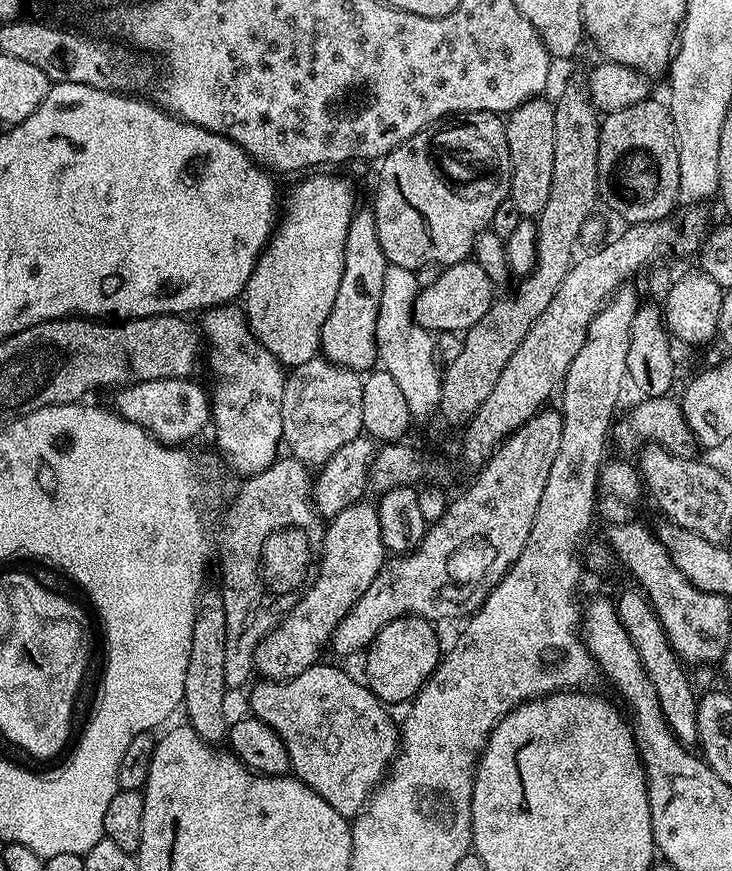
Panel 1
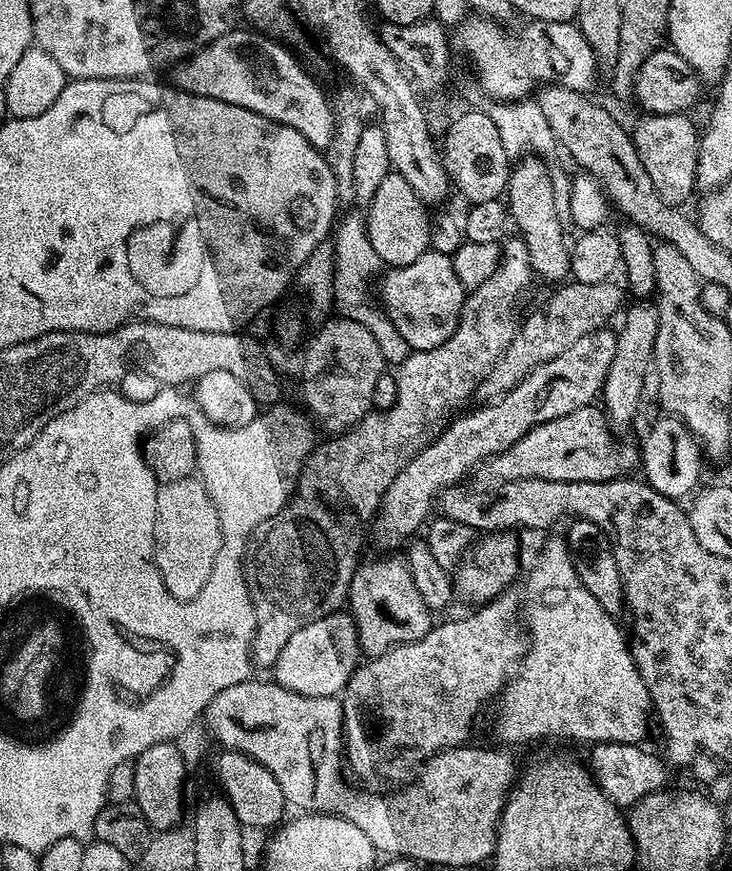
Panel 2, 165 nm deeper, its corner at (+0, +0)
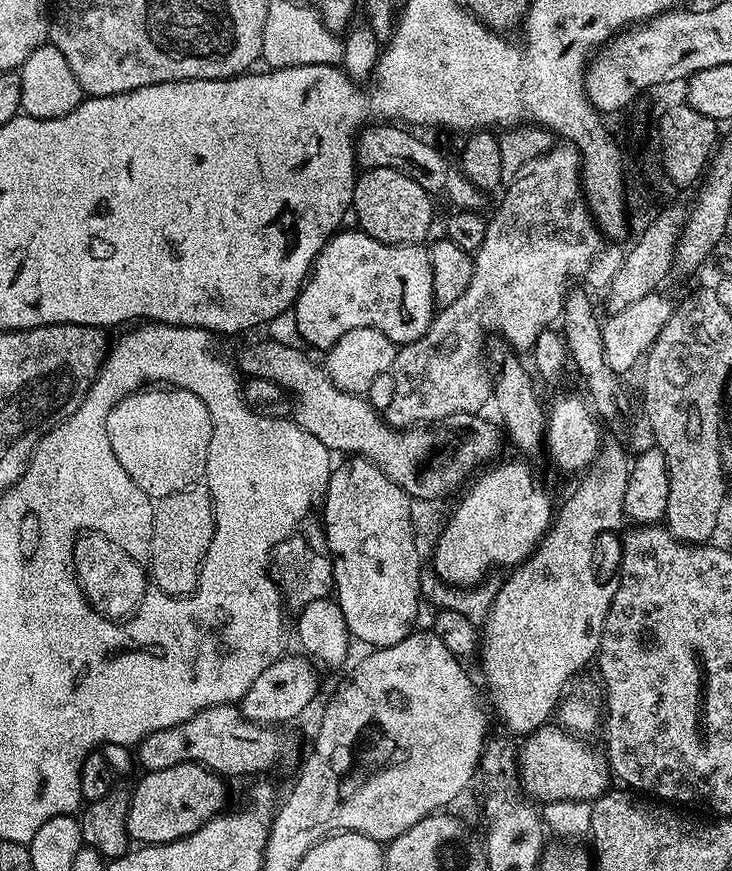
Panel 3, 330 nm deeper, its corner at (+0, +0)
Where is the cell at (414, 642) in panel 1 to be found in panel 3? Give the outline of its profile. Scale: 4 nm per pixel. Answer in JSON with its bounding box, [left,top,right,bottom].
[322,455,422,650]

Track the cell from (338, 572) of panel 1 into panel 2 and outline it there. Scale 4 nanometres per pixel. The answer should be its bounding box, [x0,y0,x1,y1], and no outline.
[371,327,616,550]

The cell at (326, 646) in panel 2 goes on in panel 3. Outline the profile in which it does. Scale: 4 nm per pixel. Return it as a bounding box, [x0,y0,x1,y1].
[238,654,320,726]

